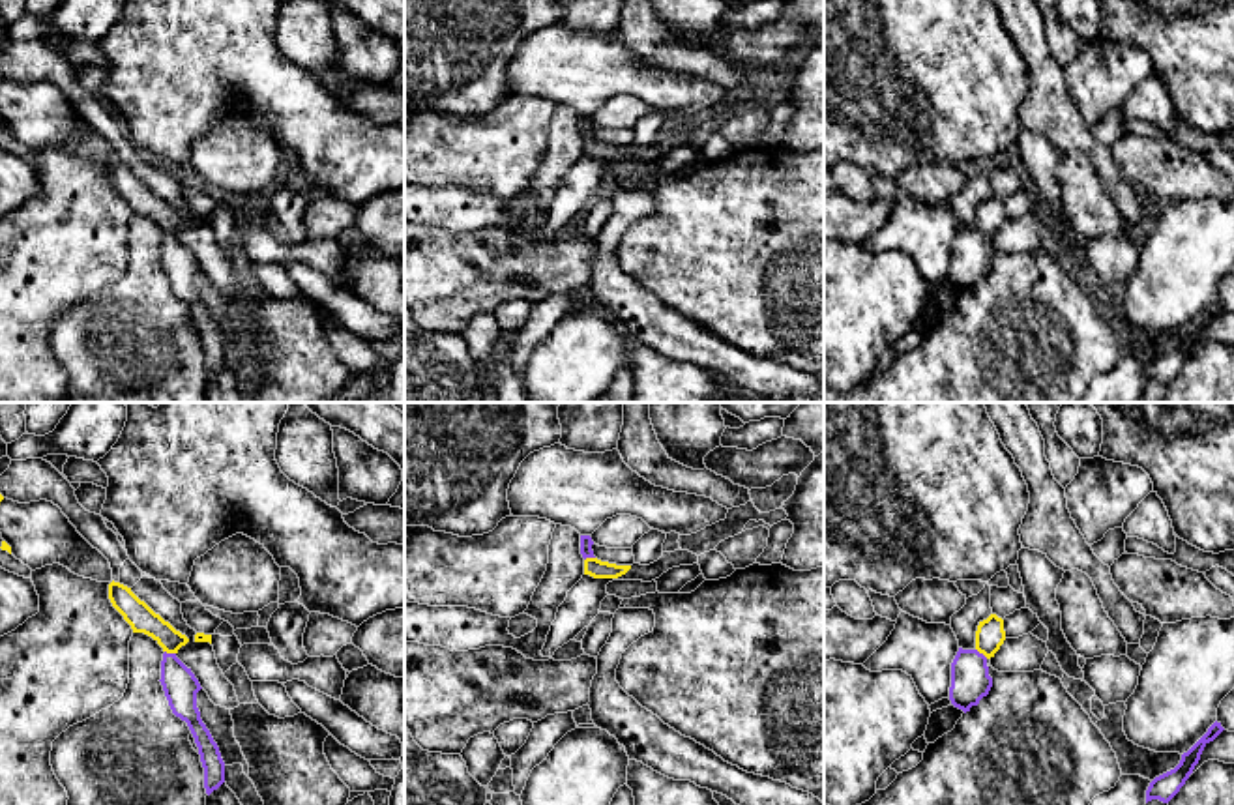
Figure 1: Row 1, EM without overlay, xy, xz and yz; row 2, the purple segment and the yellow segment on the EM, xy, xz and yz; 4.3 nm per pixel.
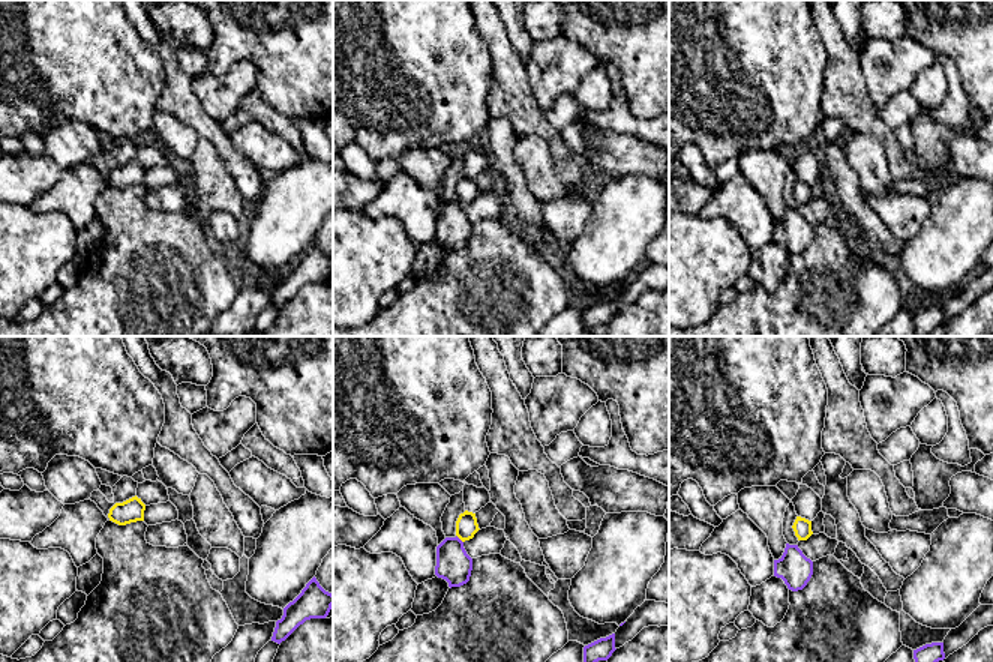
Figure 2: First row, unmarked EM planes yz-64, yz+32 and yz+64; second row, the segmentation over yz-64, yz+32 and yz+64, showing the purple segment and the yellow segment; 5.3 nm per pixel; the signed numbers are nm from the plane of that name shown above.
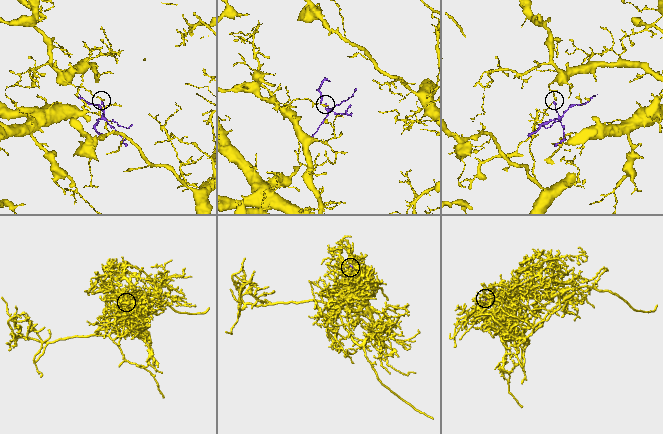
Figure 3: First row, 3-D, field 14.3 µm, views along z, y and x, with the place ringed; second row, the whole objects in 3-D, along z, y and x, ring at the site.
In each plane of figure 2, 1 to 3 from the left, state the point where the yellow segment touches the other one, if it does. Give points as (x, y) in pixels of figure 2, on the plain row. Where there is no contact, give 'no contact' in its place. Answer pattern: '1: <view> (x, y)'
1: no contact
2: yz+32 (459, 203)
3: no contact

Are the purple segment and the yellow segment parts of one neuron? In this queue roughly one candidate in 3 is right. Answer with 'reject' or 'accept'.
reject

